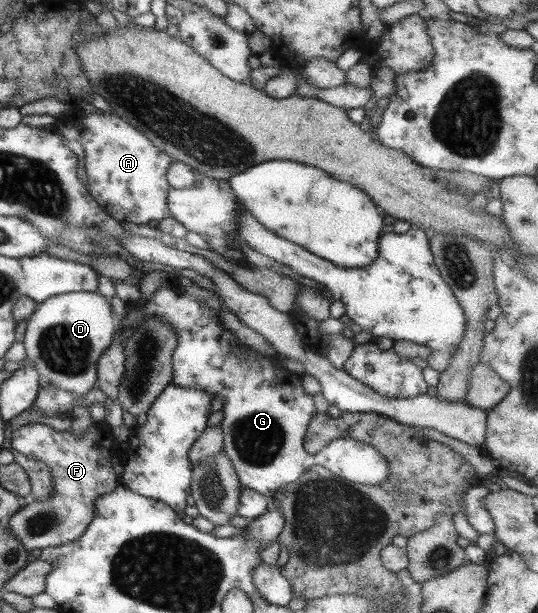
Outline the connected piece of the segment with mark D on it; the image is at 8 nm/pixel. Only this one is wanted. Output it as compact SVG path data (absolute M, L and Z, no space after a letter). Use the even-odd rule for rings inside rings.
M98 291L53 295L36 304L26 320L24 359L39 373L41 383L54 384L79 398L95 385L97 361L112 343L116 326L110 304Z

